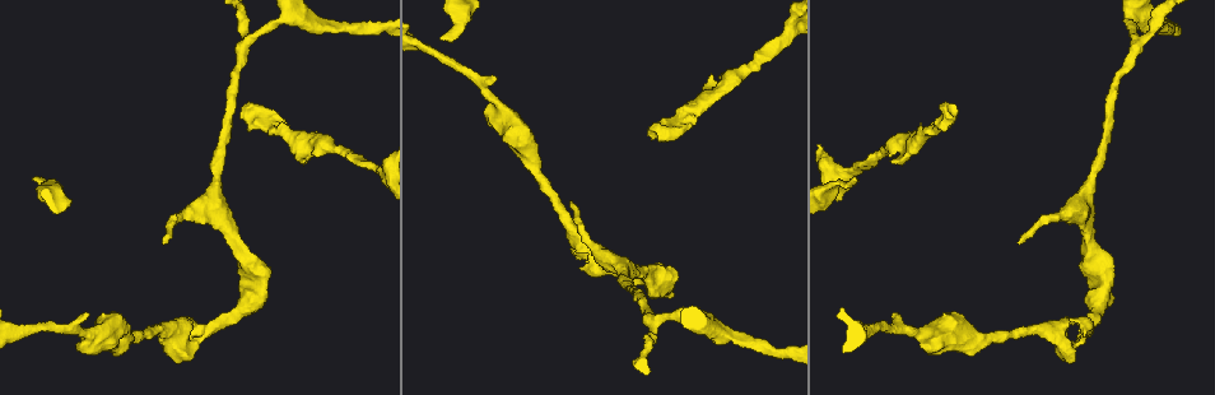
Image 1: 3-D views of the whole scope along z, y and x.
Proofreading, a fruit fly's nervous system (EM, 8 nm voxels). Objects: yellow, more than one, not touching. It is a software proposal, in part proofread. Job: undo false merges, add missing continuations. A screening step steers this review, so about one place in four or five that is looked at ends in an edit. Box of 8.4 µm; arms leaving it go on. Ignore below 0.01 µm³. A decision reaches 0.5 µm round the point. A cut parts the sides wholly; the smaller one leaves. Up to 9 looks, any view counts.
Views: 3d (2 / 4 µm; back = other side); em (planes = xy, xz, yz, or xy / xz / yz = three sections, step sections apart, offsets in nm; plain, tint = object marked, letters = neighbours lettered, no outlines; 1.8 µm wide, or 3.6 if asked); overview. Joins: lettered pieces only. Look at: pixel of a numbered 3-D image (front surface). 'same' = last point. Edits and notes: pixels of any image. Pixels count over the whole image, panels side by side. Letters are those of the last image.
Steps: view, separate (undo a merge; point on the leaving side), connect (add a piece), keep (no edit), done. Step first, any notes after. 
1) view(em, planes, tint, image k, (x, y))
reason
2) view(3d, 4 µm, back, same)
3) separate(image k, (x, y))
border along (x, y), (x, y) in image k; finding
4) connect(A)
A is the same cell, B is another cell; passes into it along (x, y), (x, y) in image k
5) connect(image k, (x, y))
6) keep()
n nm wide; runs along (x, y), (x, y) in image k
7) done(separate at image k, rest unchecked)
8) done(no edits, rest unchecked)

view(em, xy, step 16, letters, image 1, (854, 179))
free end

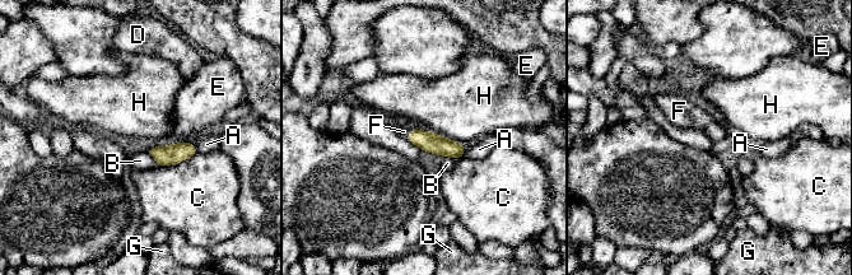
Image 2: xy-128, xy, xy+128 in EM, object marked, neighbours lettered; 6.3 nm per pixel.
view(em, planes, letters, same)
cut it another way

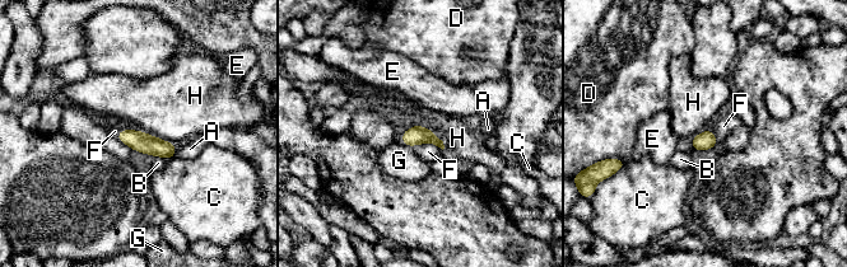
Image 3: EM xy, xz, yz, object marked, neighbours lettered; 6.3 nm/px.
connect(F)
F is the same cell, A, B, C, D, E, G and H are other cells; passes into it along (415, 135), (427, 141), (428, 151) in image 3; the neuron continues

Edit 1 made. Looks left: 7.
view(3d, 2 µm, image 1, (650, 129))
free end

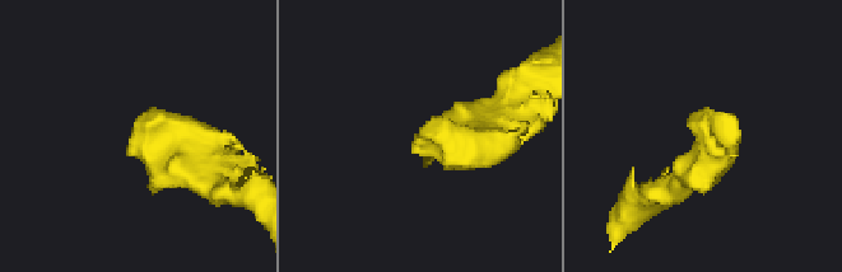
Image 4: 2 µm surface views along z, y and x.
view(em, 3.6 µm, planes, letters, image 4, (417, 134))

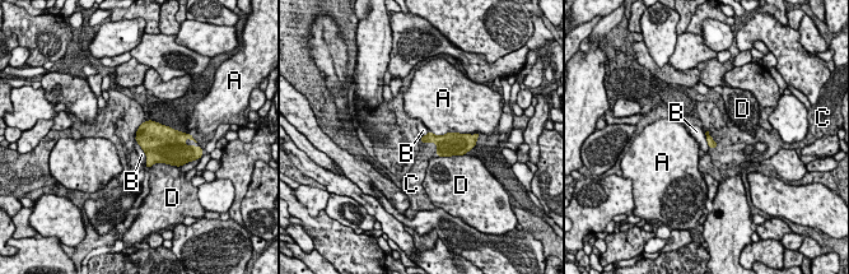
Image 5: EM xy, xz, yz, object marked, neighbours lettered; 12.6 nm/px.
connect(C)
C is the same cell, A, B and D are other cells; passes into it along (709, 139), (714, 147), (724, 157) in image 5; the neuron continues

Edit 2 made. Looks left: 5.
view(overview)
redraw

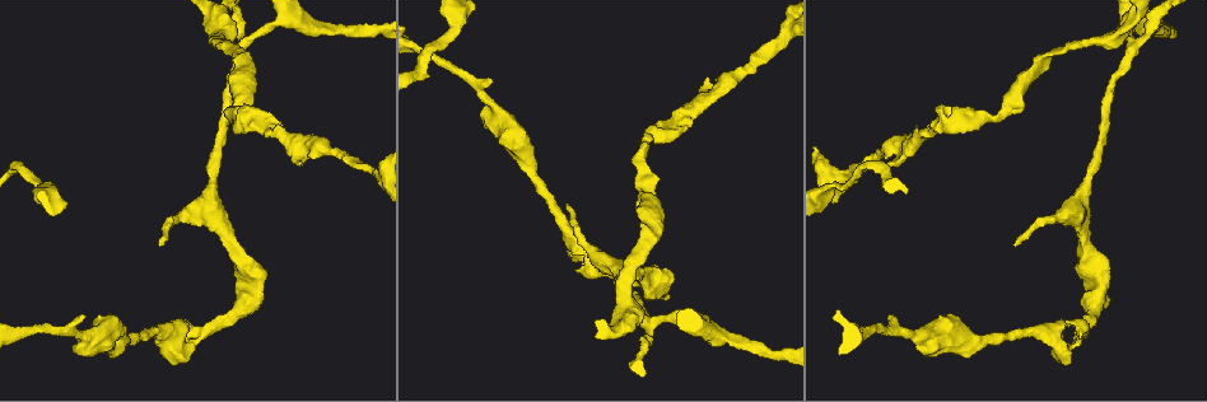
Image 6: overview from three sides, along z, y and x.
view(3d, 4 µm, image 6, (296, 161))
branch stops here

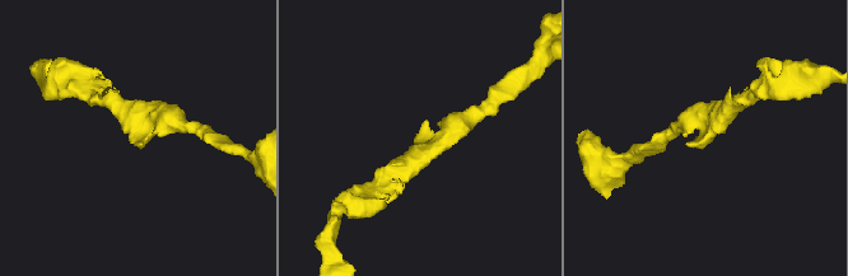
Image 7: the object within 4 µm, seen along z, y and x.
view(em, xz, step 4, letters, image 7, (136, 142))
now the EM

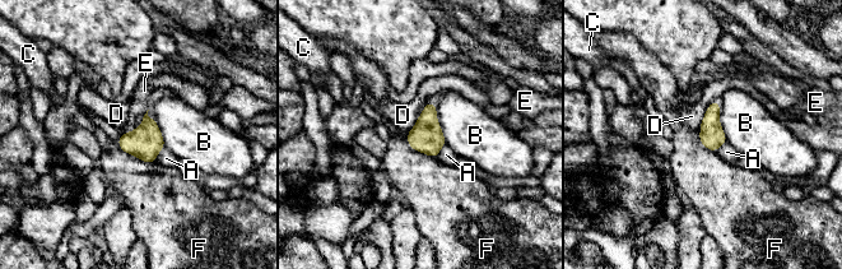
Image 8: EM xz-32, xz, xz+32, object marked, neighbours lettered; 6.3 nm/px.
view(em, planes, letters, same)

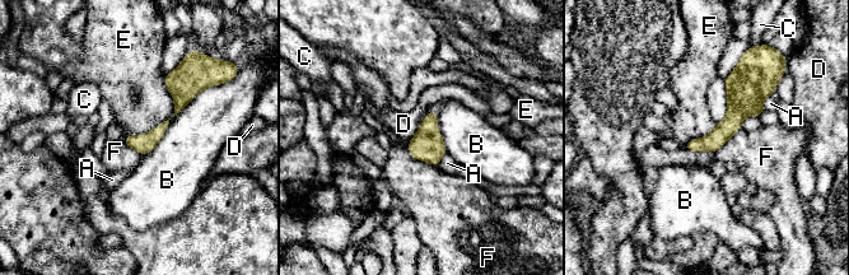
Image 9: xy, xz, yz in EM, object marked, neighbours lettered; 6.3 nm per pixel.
keep()
120 nm wide; A, B, C, D, E and F are other cells; none of them fits

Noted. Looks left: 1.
done(connect at image 3, connect at image 5, rest unchecked)

